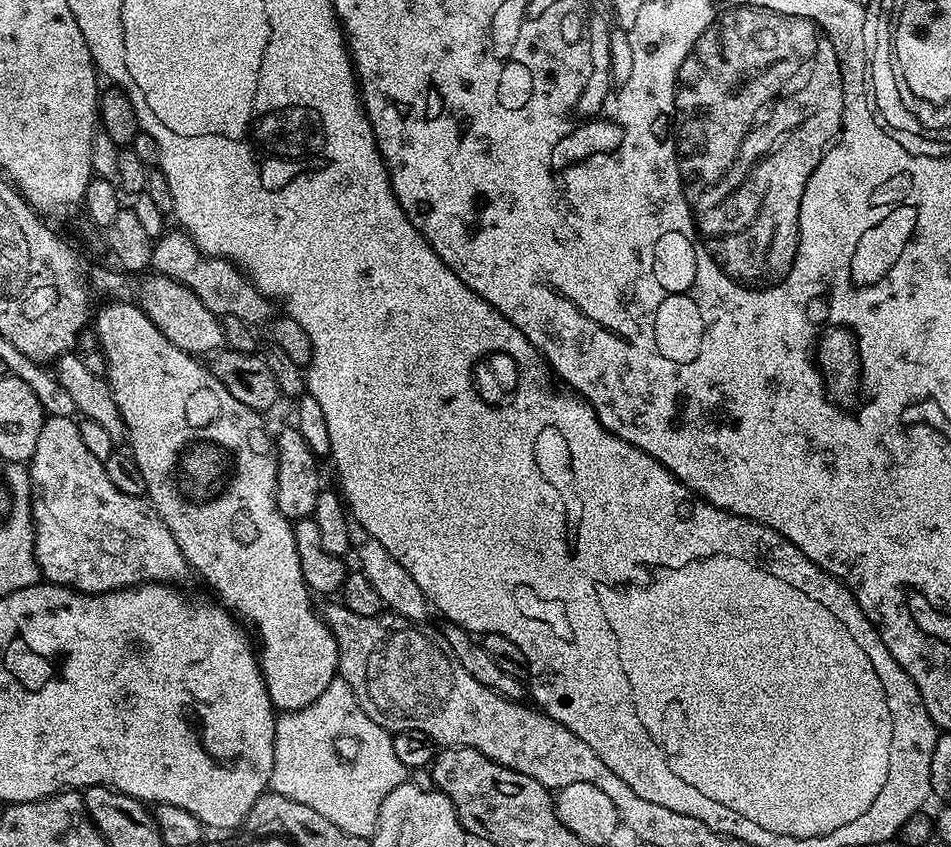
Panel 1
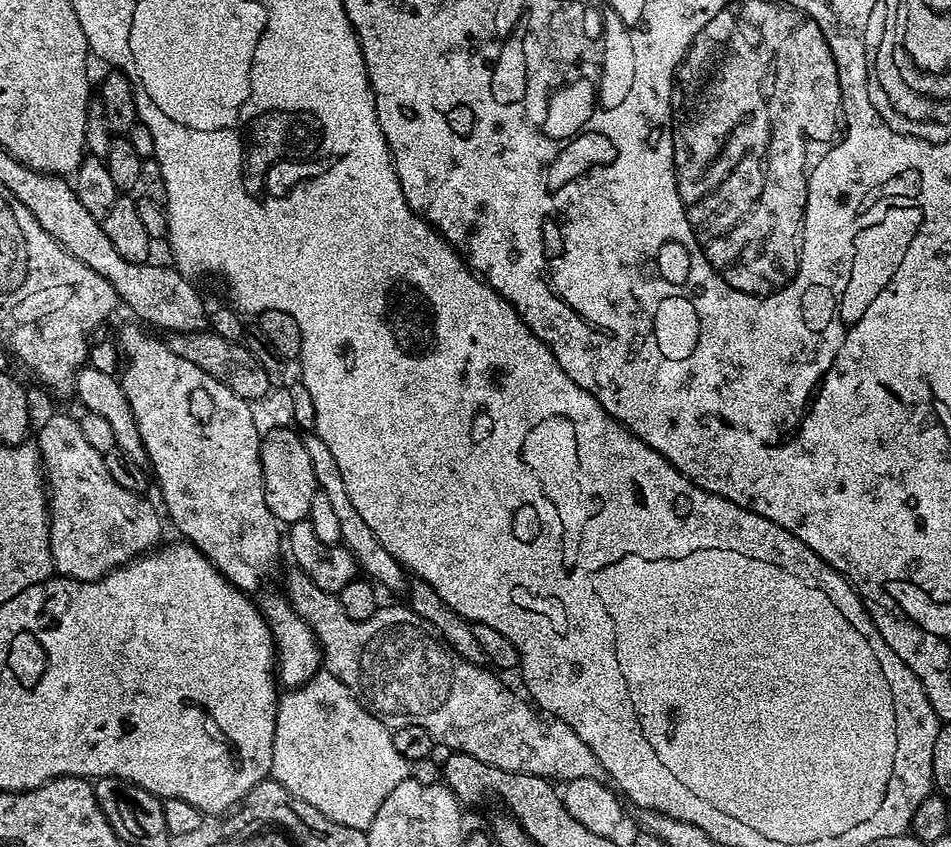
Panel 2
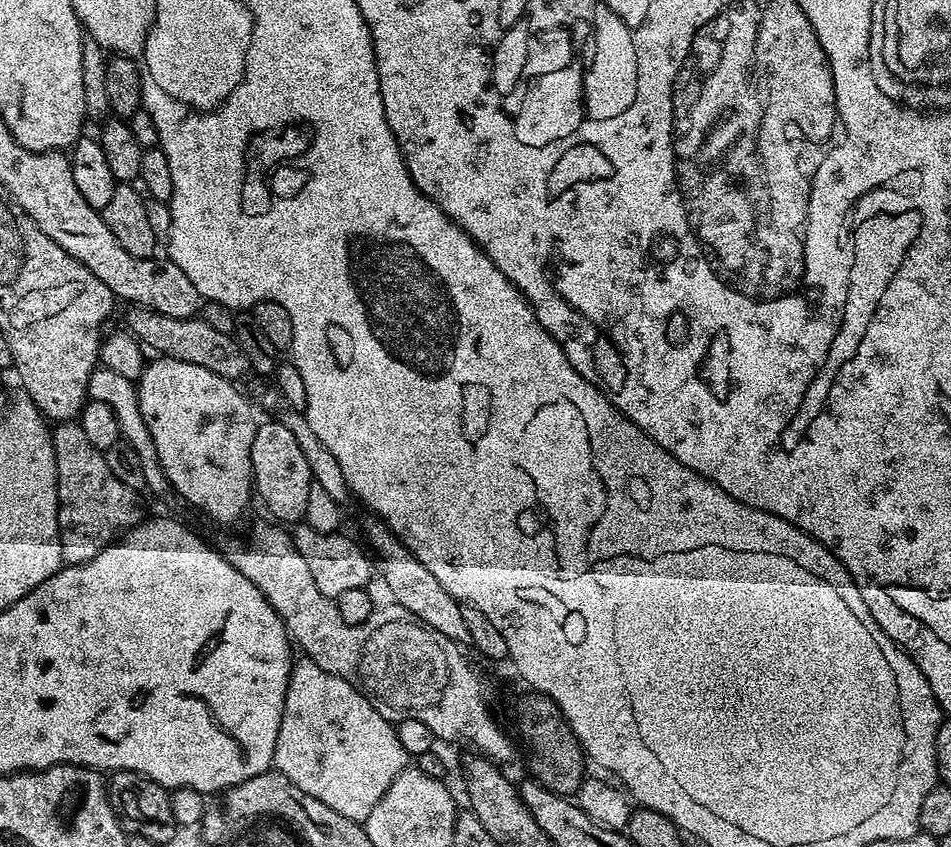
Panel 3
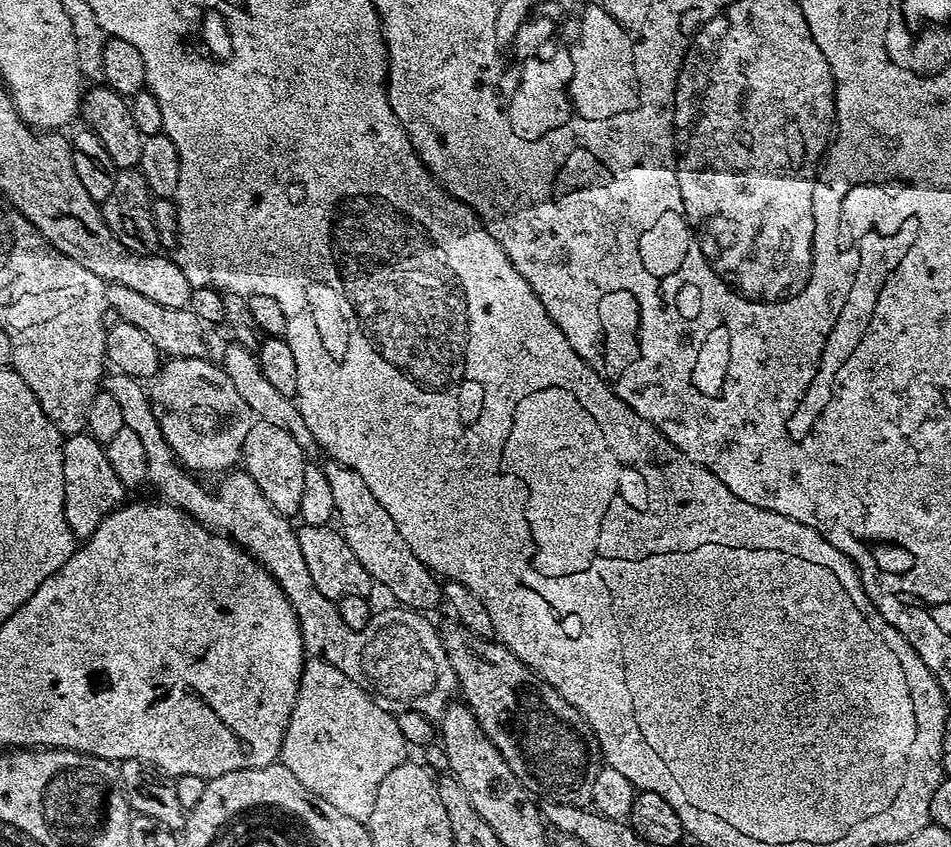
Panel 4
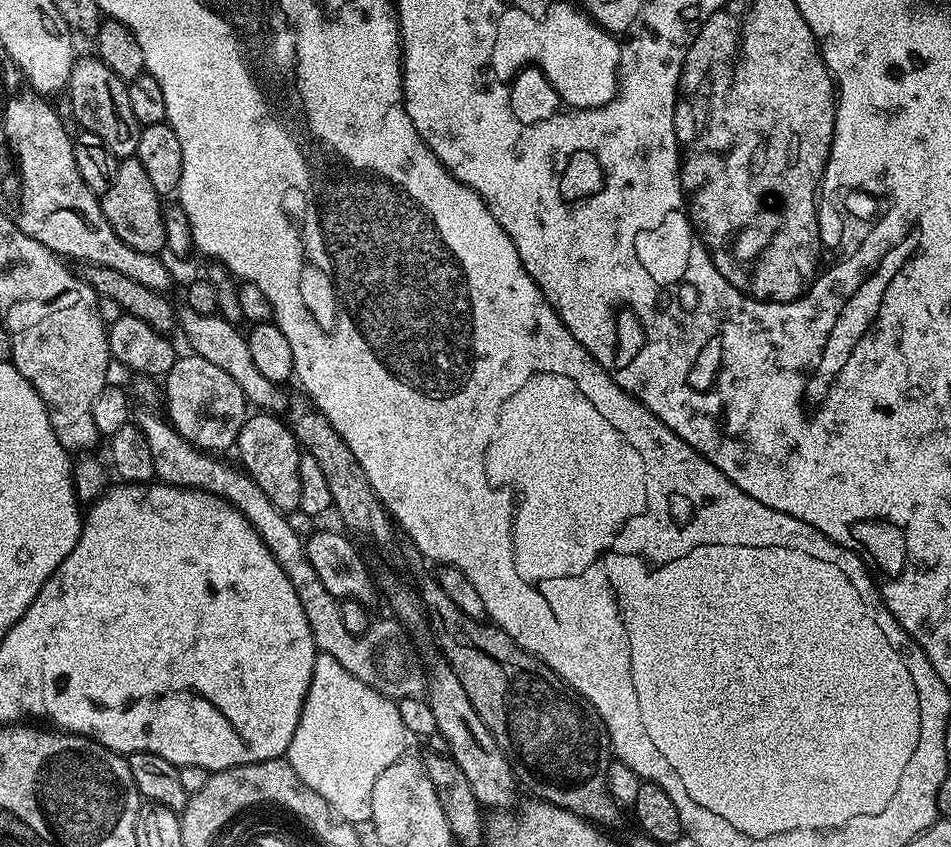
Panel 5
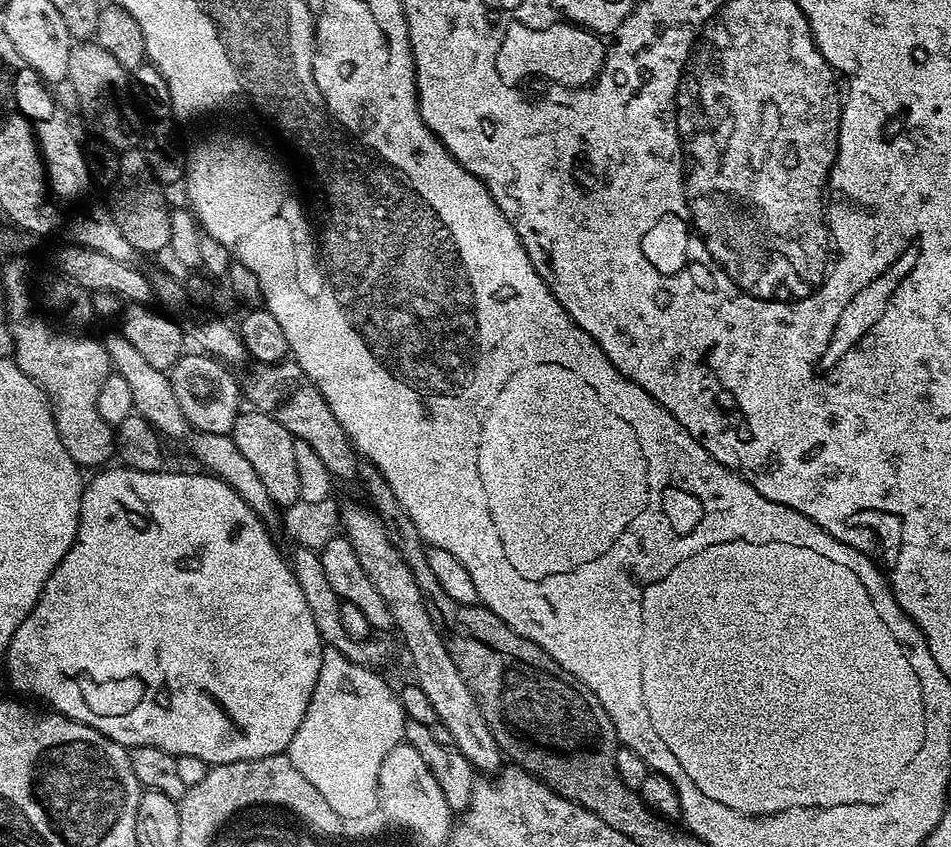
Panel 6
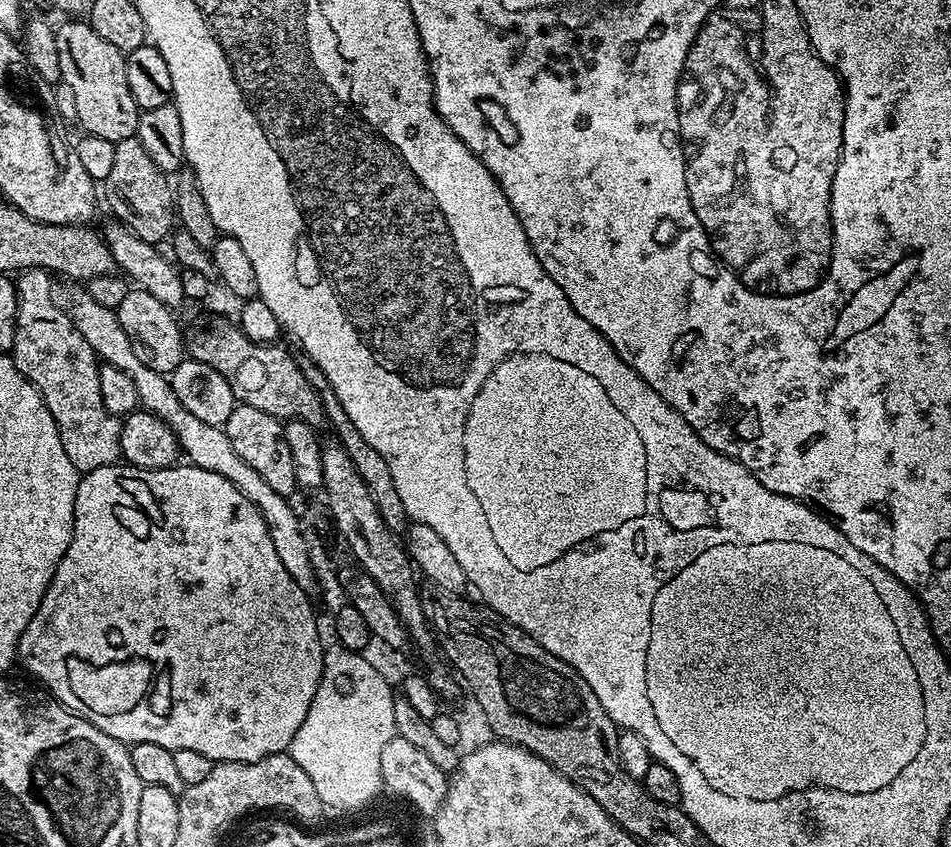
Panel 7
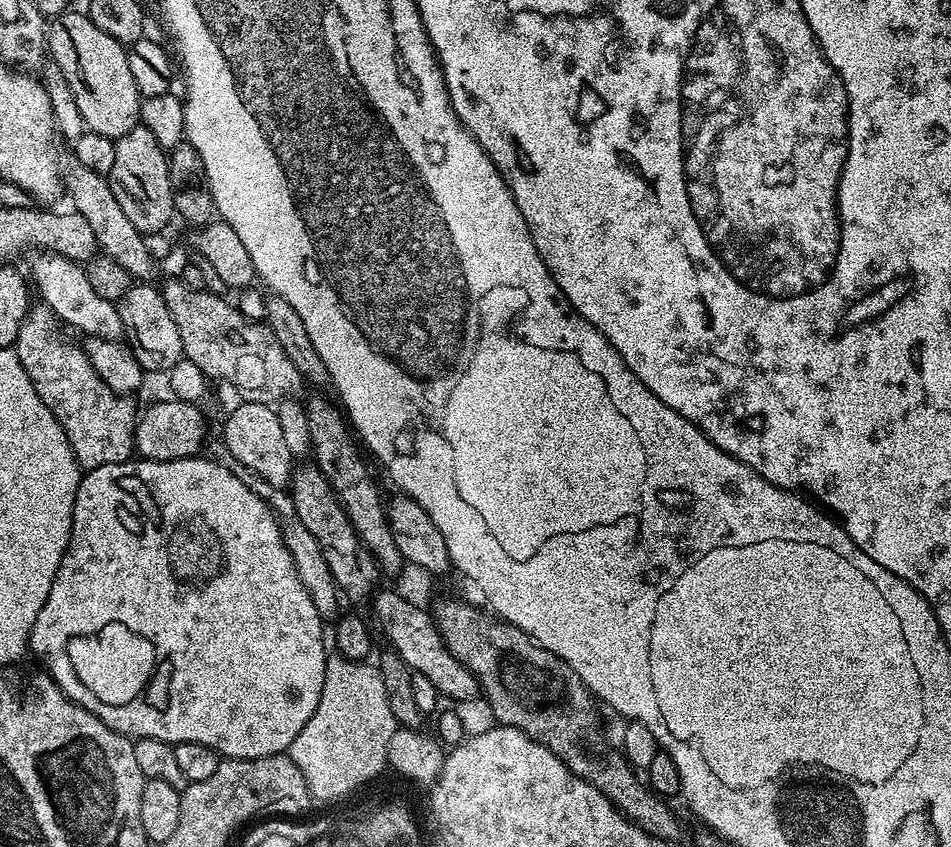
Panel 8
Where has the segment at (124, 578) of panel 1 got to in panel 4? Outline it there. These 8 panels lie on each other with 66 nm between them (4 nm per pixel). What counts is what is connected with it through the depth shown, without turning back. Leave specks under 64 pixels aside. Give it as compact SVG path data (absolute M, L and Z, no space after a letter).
M69 436L62 450L62 478L64 479L64 513L69 530L78 538L87 538L98 530L102 518L106 518L126 500L126 489L118 482L118 474L110 467L105 445L92 436Z

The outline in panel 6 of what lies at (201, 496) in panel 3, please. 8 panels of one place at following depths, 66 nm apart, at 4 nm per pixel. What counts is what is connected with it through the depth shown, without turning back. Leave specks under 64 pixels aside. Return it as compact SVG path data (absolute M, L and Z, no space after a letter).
M203 354L188 355L181 355L179 362L170 370L174 398L178 398L178 406L182 408L182 414L186 414L193 428L206 434L227 436L242 411L241 385L240 388L236 385L235 378L228 373L231 371L221 361L213 360L211 356Z

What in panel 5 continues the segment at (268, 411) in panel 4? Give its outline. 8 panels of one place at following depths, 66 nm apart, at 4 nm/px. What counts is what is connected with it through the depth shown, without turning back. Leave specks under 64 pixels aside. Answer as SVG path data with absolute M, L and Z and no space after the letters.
M187 306L181 307L178 312L178 328L184 331L188 344L195 355L206 358L206 362L214 362L218 370L226 370L234 382L242 390L245 400L256 410L280 410L284 404L284 396L277 385L267 380L254 366L254 358L250 354L247 335L239 332L237 325L231 320L225 320L219 314L206 315L195 313Z

